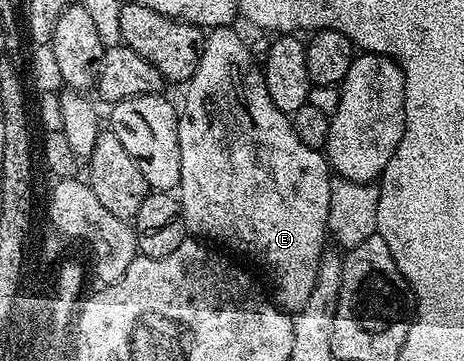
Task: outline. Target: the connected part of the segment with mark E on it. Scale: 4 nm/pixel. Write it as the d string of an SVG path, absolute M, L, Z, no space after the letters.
M229 26L214 28L206 35L199 66L192 78L187 81L186 88L189 89L185 92L185 105L180 105L179 108L177 129L179 130L179 158L181 159L180 219L184 221L186 229L198 237L208 238L210 241L234 240L235 243L241 244L243 251L250 252L269 271L269 276L273 279L273 292L277 295L276 303L286 310L299 310L307 302L307 297L311 295L311 290L315 287L315 274L321 265L321 254L327 248L325 238L327 240L329 226L331 169L324 151L311 146L303 146L303 142L299 142L299 134L295 134L292 119L286 113L281 112L279 106L275 106L275 102L271 102L271 94L267 94L262 69L253 53L250 52L248 43L244 39L241 41L232 32L233 30Z

